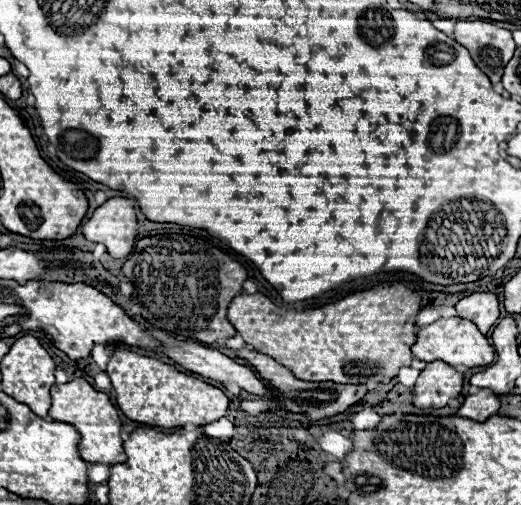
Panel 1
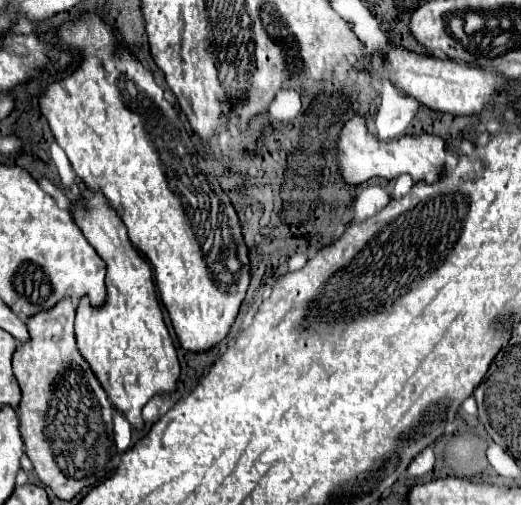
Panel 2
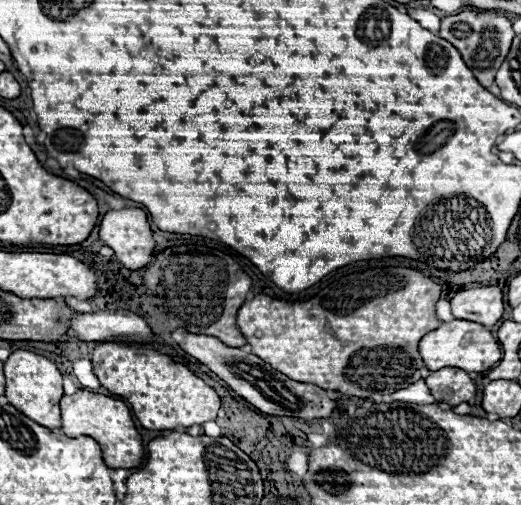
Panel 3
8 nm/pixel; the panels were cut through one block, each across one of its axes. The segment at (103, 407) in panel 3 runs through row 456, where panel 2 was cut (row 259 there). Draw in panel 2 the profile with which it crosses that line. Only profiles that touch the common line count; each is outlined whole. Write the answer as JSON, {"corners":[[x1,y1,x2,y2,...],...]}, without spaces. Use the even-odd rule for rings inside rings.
{"corners":[[84,190,82,194,86,204,76,206,72,214,84,230,86,240,108,266,108,300,102,308,88,306,86,298,80,300,76,310,78,352,88,362,100,386,106,390,112,406,128,418,132,428,142,430,142,408,152,396,176,390,180,364,162,318,150,264,130,244,126,226,122,226,122,220,114,214,114,210,110,210,110,206,106,206,106,198,102,198,102,194,94,194,92,190]]}

